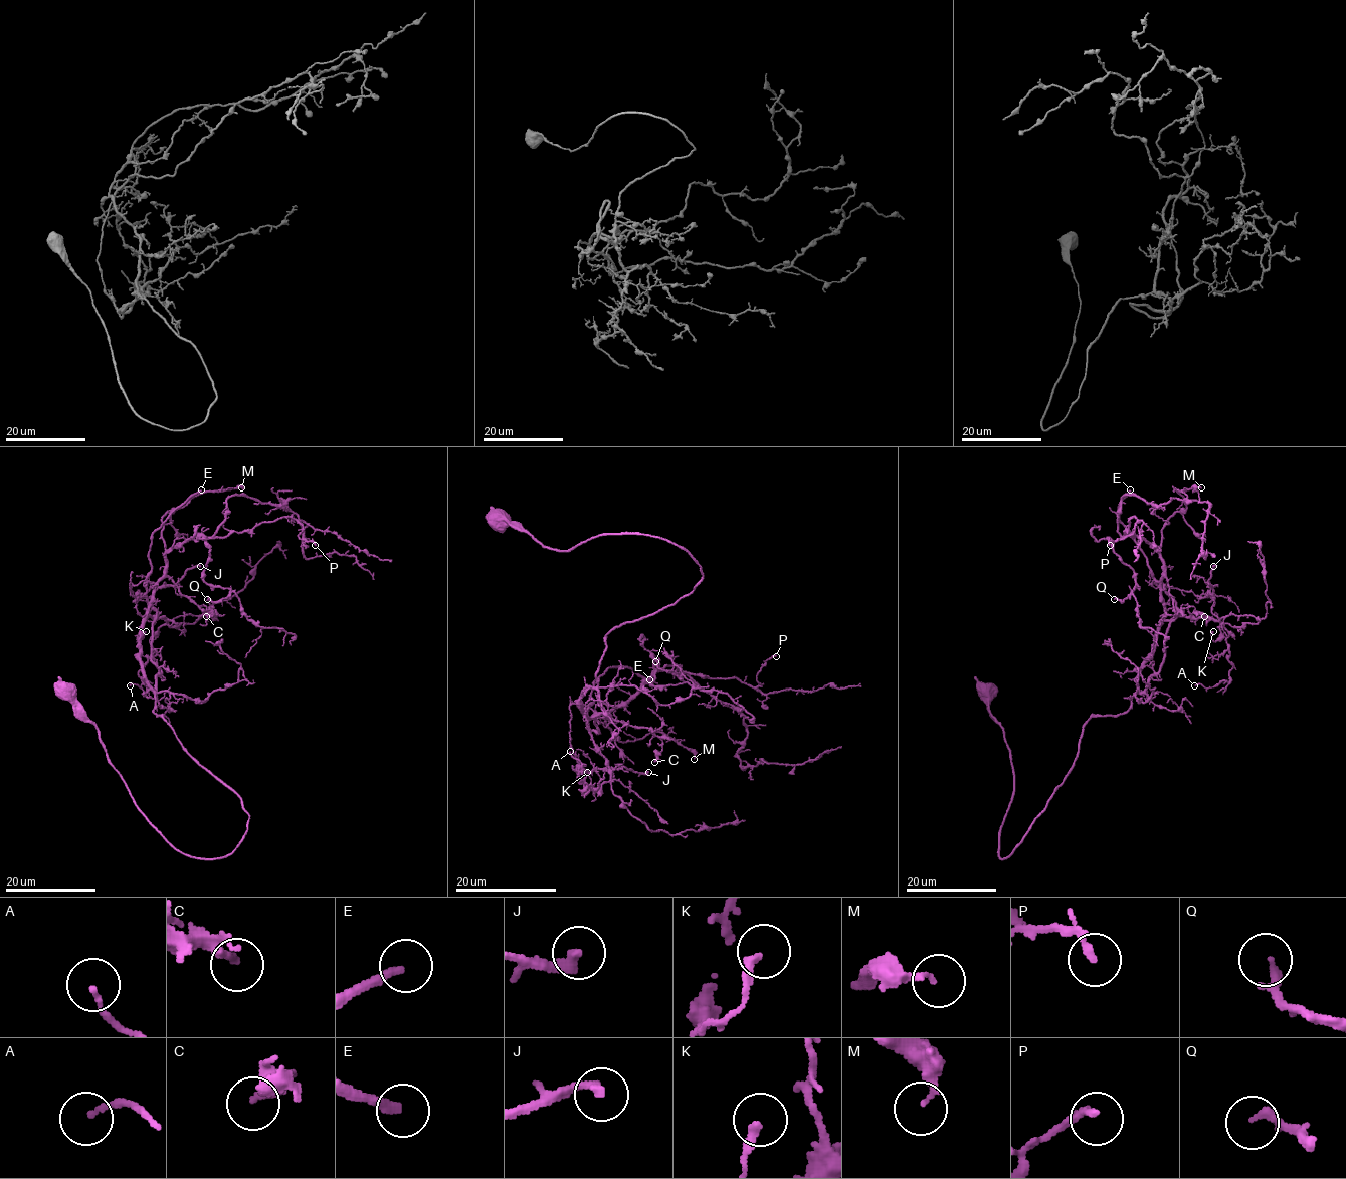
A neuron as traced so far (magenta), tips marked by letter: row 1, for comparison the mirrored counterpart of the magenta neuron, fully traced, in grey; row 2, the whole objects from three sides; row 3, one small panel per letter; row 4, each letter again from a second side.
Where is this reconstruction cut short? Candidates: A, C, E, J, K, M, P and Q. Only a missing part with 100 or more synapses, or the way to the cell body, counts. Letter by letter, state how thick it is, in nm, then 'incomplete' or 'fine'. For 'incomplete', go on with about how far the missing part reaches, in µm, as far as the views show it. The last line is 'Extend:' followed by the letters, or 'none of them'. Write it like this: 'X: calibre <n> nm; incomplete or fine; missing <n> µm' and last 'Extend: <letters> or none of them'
A: calibre 130 nm; fine
C: calibre 200 nm; fine
E: calibre 240 nm; incomplete; missing 100 µm
J: calibre 280 nm; fine
K: calibre 240 nm; fine
M: calibre 160 nm; fine
P: calibre 130 nm; fine
Q: calibre 240 nm; fine
Extend: E

